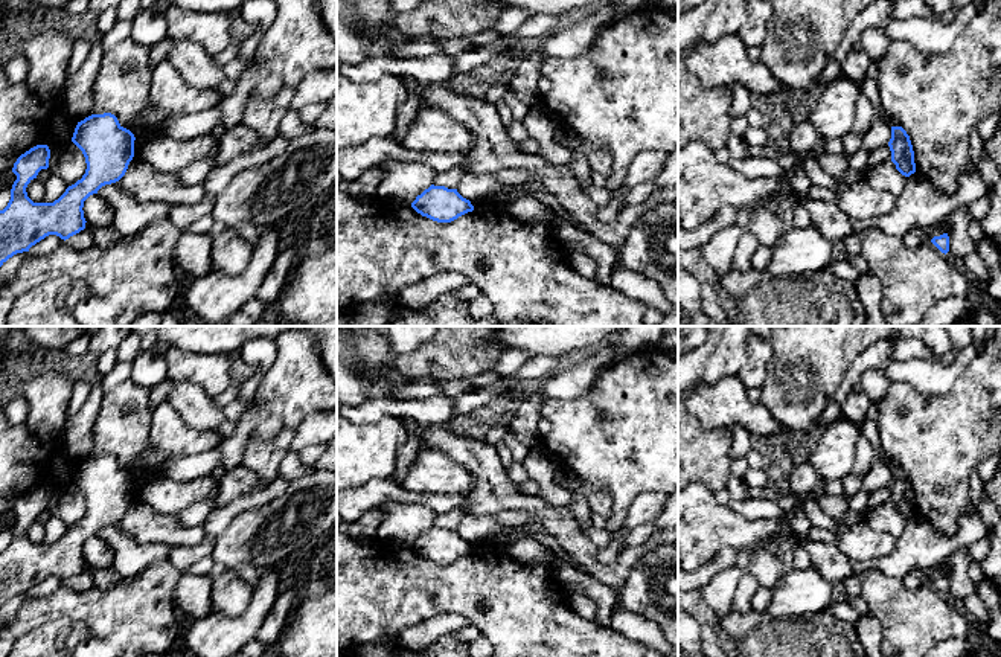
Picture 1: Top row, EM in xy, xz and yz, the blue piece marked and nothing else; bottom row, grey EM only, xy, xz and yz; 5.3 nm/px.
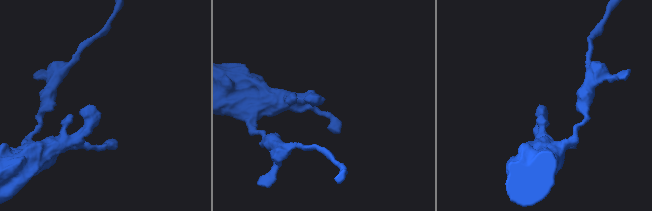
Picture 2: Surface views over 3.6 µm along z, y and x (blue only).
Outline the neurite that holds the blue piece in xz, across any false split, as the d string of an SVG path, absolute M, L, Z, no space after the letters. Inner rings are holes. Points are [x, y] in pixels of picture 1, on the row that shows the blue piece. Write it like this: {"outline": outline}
{"outline": "M434 184L417 195L411 207L422 216L437 223L451 223L474 210L471 201L463 198L457 189Z"}

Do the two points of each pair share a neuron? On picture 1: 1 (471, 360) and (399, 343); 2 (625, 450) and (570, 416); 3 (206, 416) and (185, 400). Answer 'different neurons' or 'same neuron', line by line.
1: different neurons
2: same neuron
3: same neuron

